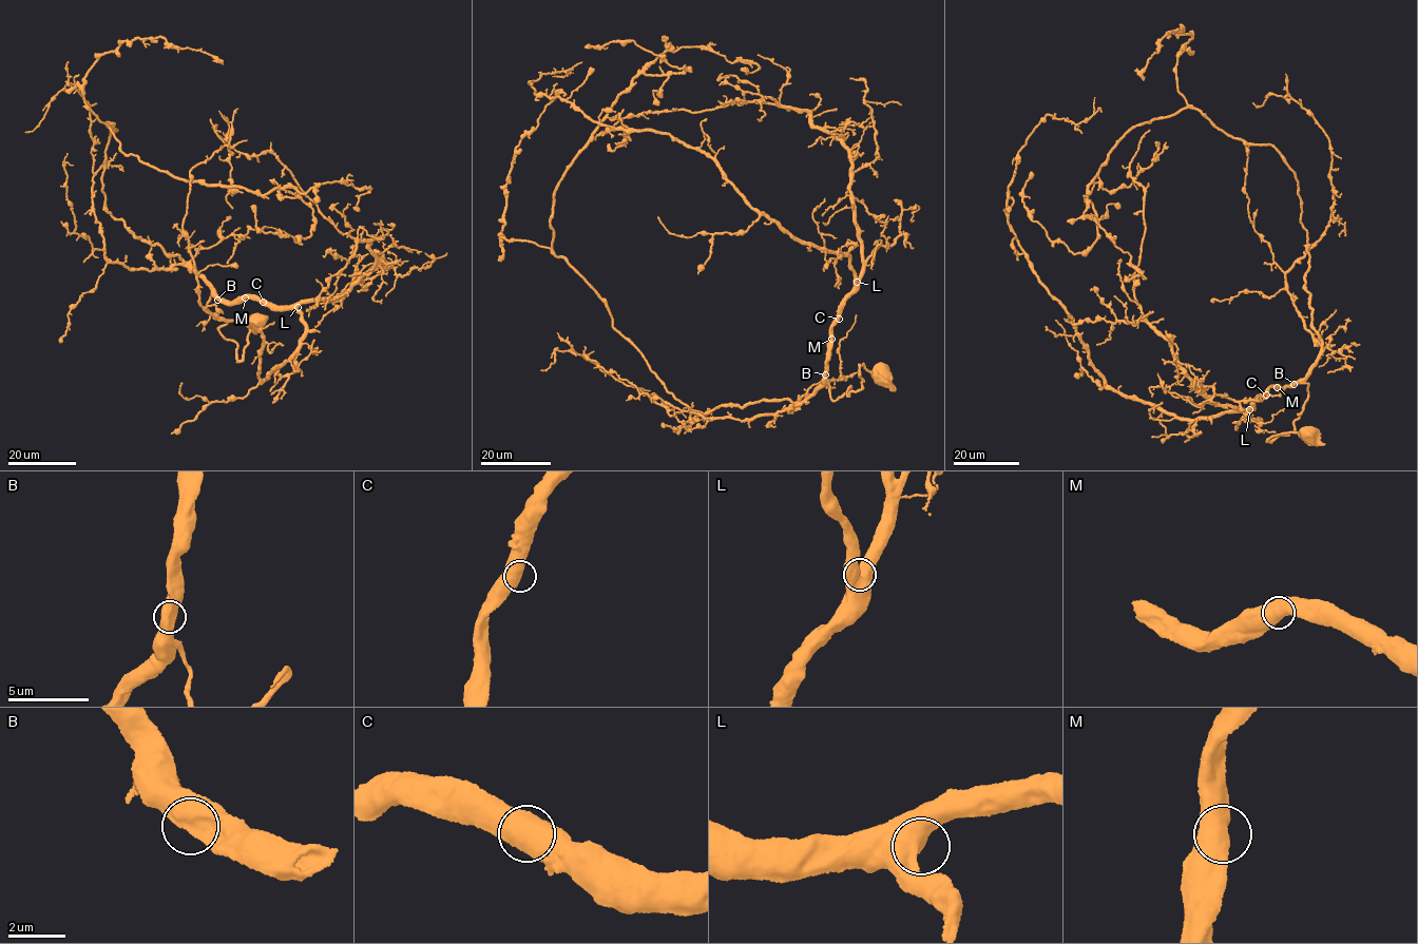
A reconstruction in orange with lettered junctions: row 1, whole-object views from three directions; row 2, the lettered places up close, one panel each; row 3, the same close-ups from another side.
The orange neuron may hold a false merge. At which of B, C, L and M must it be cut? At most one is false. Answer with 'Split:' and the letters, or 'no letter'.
Split: no letter

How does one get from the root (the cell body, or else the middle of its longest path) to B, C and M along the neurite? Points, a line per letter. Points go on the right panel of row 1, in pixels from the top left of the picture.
B: (1308, 434), (1278, 434), (1267, 441), (1294, 431), (1297, 415), (1301, 413), (1306, 402), (1308, 384), (1294, 384)
C: (1308, 434), (1278, 434), (1267, 441), (1294, 431), (1308, 384), (1272, 387), (1266, 395)
M: (1308, 434), (1278, 434), (1267, 441), (1294, 431), (1308, 384), (1302, 381), (1277, 387)

